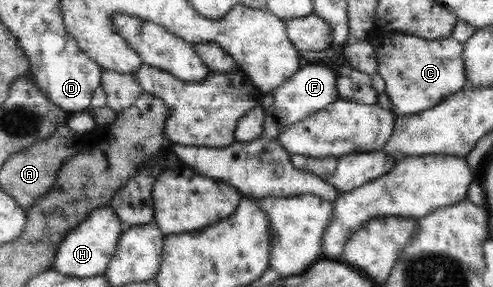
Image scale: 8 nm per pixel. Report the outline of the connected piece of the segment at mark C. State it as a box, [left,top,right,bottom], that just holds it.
[368,26,467,118]

